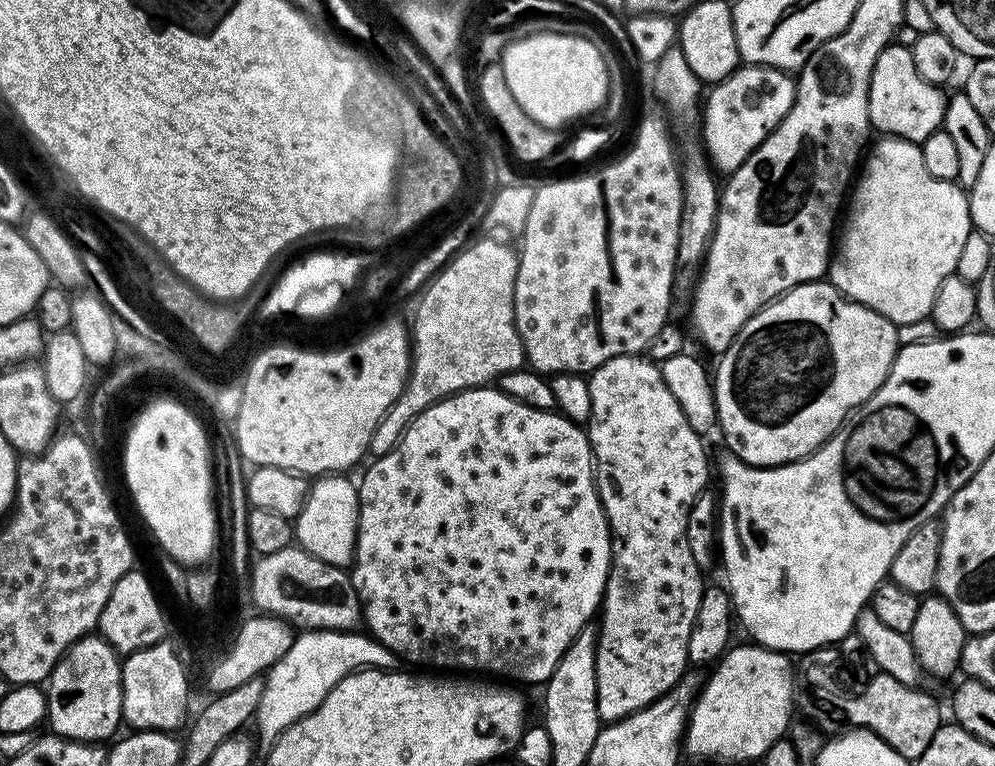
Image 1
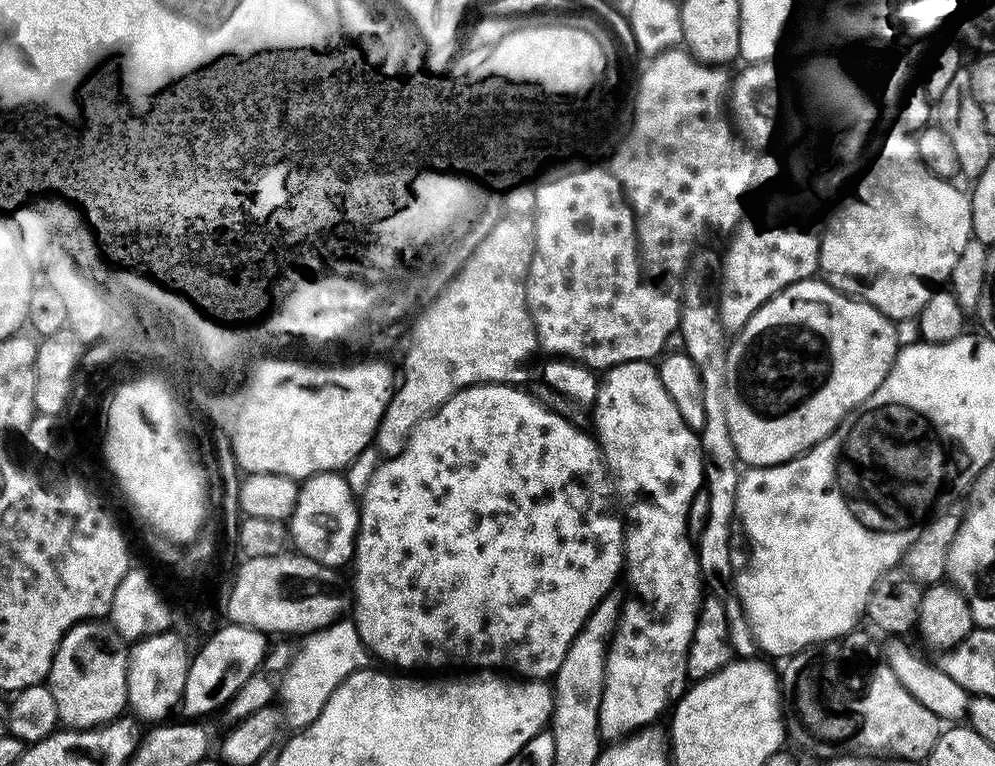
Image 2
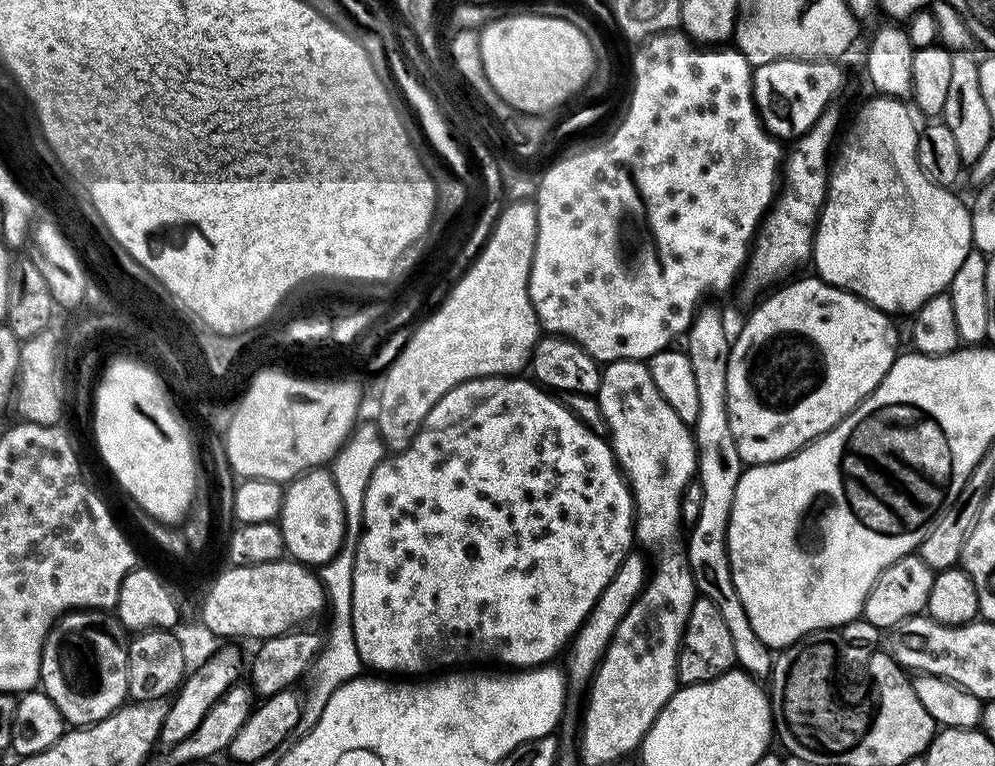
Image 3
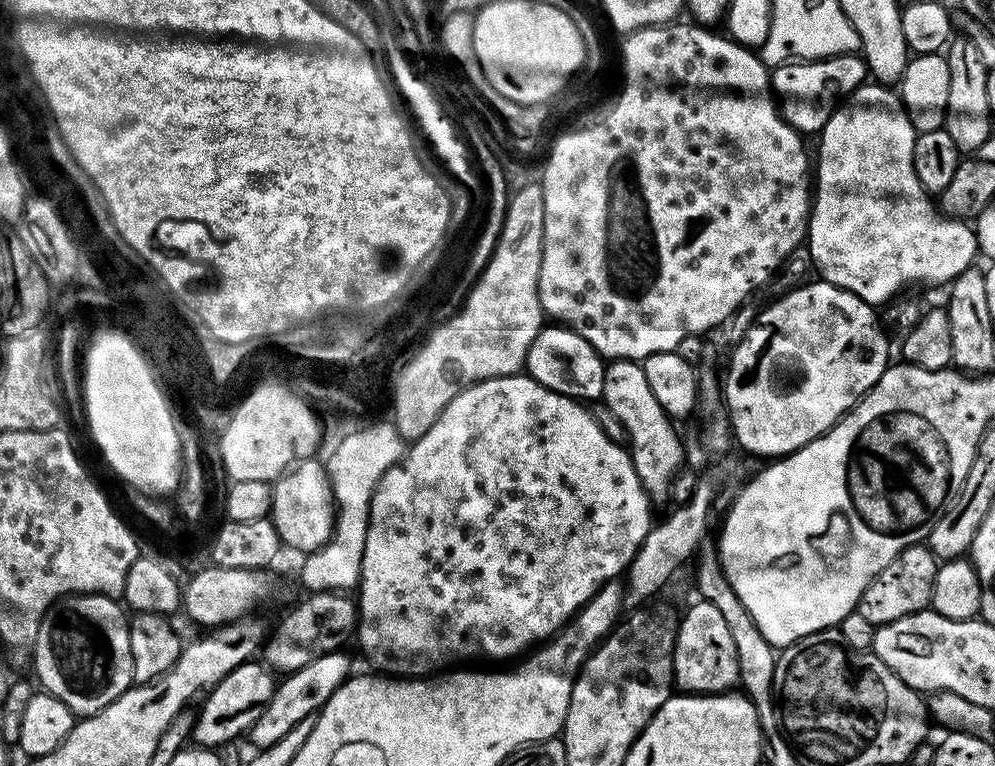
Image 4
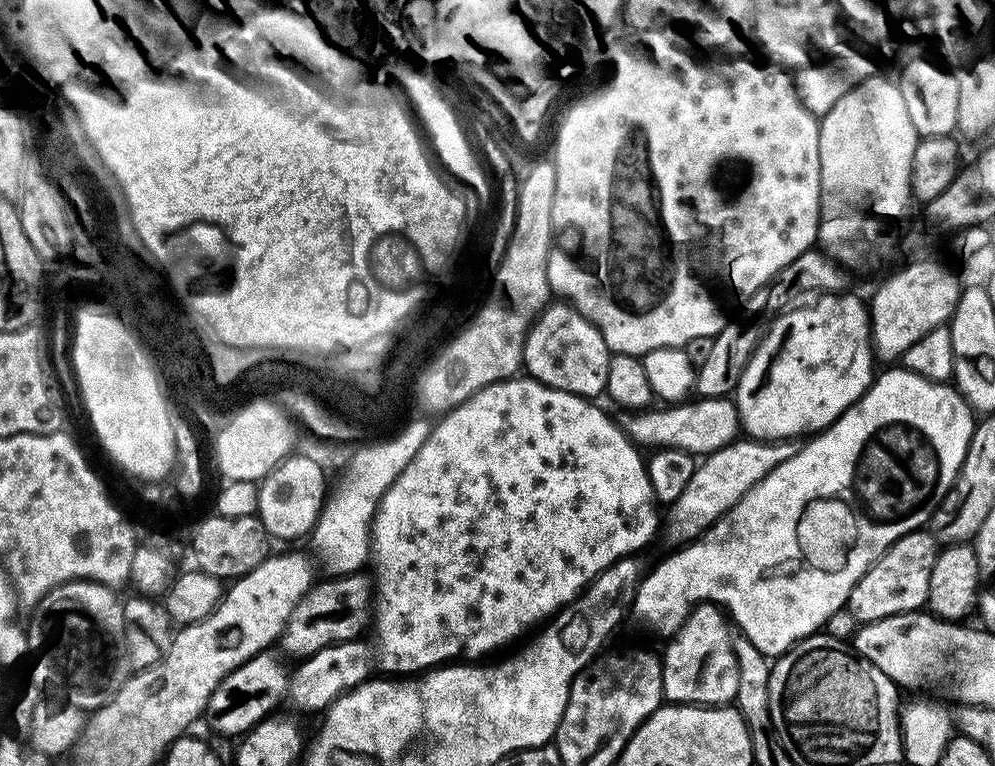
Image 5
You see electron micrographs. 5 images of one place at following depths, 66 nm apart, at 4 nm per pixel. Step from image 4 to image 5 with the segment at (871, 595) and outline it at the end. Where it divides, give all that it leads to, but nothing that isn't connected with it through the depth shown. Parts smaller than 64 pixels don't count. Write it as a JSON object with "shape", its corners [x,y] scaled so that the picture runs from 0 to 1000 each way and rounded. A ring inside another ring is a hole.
{"shape":[[[918,697],[907,701],[883,726],[870,749],[854,770],[851,792],[858,802],[861,816],[877,815],[886,807],[898,807],[903,802],[924,799],[932,790],[935,775],[935,744],[942,728],[942,706],[935,701]]]}

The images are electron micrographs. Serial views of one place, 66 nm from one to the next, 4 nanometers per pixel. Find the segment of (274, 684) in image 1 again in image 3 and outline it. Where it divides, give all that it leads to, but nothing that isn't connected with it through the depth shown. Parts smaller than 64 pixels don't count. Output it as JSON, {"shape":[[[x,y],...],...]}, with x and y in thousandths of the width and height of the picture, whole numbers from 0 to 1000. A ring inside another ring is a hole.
{"shape":[[[351,710],[348,715],[348,723],[344,728],[334,731],[327,736],[321,745],[321,755],[326,765],[329,779],[331,781],[334,796],[334,812],[332,822],[328,825],[328,834],[325,837],[322,847],[322,855],[316,863],[316,876],[314,883],[314,899],[305,910],[305,924],[303,936],[299,937],[298,946],[295,948],[292,960],[301,963],[307,961],[312,953],[316,953],[316,948],[320,943],[320,937],[324,937],[324,927],[328,922],[328,916],[336,906],[336,901],[340,901],[350,888],[359,886],[363,881],[364,868],[362,855],[360,854],[360,843],[356,838],[356,822],[354,815],[354,757],[355,757],[355,715]]]}

